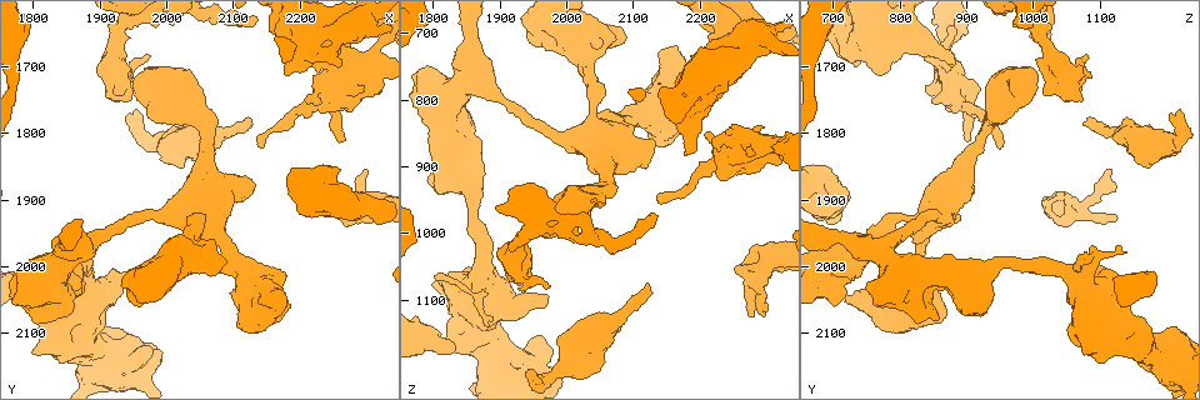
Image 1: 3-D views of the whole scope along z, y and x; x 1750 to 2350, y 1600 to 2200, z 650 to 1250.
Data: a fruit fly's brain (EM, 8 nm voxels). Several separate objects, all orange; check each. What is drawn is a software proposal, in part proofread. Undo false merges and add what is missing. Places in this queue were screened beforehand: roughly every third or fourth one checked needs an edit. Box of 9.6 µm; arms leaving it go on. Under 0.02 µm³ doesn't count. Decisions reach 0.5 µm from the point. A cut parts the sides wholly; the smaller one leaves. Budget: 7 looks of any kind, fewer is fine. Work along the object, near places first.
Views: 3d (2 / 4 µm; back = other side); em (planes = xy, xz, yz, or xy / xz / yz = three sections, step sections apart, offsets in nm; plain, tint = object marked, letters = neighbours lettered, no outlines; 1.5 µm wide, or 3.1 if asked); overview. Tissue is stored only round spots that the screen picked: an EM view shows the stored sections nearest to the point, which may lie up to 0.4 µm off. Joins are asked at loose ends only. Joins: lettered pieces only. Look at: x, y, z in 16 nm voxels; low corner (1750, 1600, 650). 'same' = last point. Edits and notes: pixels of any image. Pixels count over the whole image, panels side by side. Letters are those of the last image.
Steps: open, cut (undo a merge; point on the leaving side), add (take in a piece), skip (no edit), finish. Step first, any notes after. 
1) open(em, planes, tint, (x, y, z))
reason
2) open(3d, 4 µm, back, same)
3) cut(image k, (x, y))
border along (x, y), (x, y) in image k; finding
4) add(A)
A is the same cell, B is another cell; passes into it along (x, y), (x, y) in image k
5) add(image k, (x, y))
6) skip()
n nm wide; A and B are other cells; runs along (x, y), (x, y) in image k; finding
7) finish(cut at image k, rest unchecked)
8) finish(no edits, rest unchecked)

open(em, planes, letters, (2255, 1700, 735))
thick end

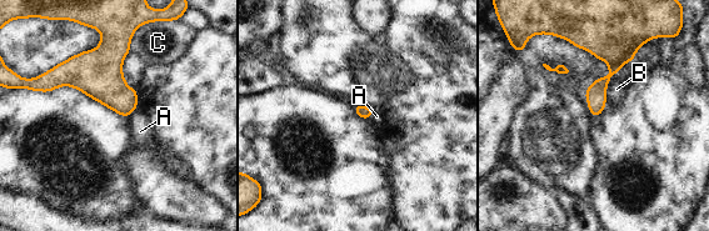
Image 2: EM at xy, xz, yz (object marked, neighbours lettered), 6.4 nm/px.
skip()
A, B and C are other cells; border along (617, 71), (608, 83), (603, 110) in image 2; no lettered piece goes on from it

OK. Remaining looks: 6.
open(3d, 2 µm, (2125, 1785, 1075))
free end

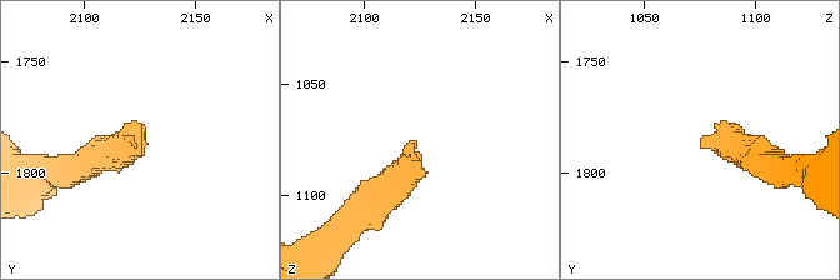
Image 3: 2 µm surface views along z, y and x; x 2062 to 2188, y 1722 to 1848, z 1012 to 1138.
open(em, planes, letters, (2122, 1784, 1077))

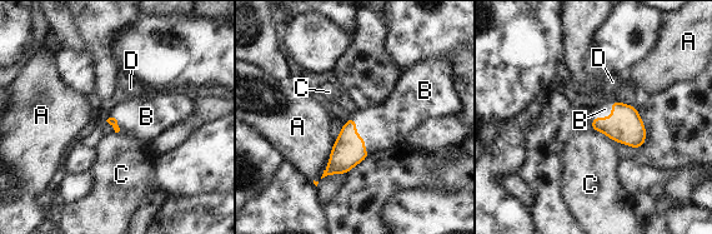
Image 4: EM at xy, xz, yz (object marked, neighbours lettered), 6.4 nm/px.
add(B)
B is the same cell, A, C and D are other cells; passes into it along (349, 150), (360, 137), (385, 127) in image 4; the cell continues

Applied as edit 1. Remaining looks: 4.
finish(add at image 4, rest unchecked)

